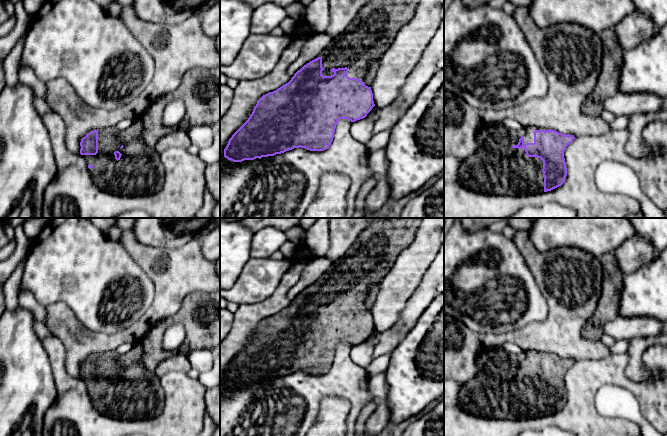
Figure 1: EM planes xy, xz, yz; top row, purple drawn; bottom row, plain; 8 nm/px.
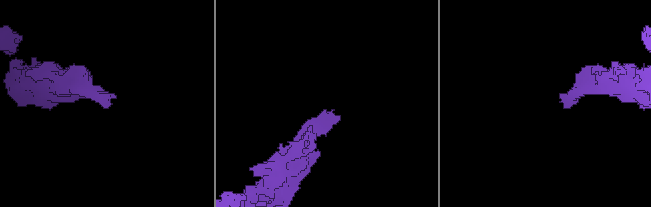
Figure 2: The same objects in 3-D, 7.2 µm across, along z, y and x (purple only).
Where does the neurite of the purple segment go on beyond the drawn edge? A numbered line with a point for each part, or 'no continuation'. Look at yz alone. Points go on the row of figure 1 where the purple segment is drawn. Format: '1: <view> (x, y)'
1: yz (495, 168)

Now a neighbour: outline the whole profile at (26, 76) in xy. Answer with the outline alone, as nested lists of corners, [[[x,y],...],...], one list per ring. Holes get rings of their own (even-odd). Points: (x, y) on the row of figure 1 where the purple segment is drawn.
[[[26,65],[21,67],[18,71],[18,79],[22,84],[30,87],[35,96],[45,99],[46,83],[39,80],[30,67]]]

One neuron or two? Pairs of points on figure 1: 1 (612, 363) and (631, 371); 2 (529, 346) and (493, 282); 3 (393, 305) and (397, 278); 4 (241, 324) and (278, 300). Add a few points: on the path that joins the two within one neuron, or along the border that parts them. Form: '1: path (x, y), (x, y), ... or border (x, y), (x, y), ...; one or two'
1: border (626, 352), (629, 362), (625, 374), (642, 383); two
2: border (542, 321), (533, 321), (507, 332), (496, 333); two
3: path (393, 298), (397, 285); one
4: path (250, 315), (269, 307); one

